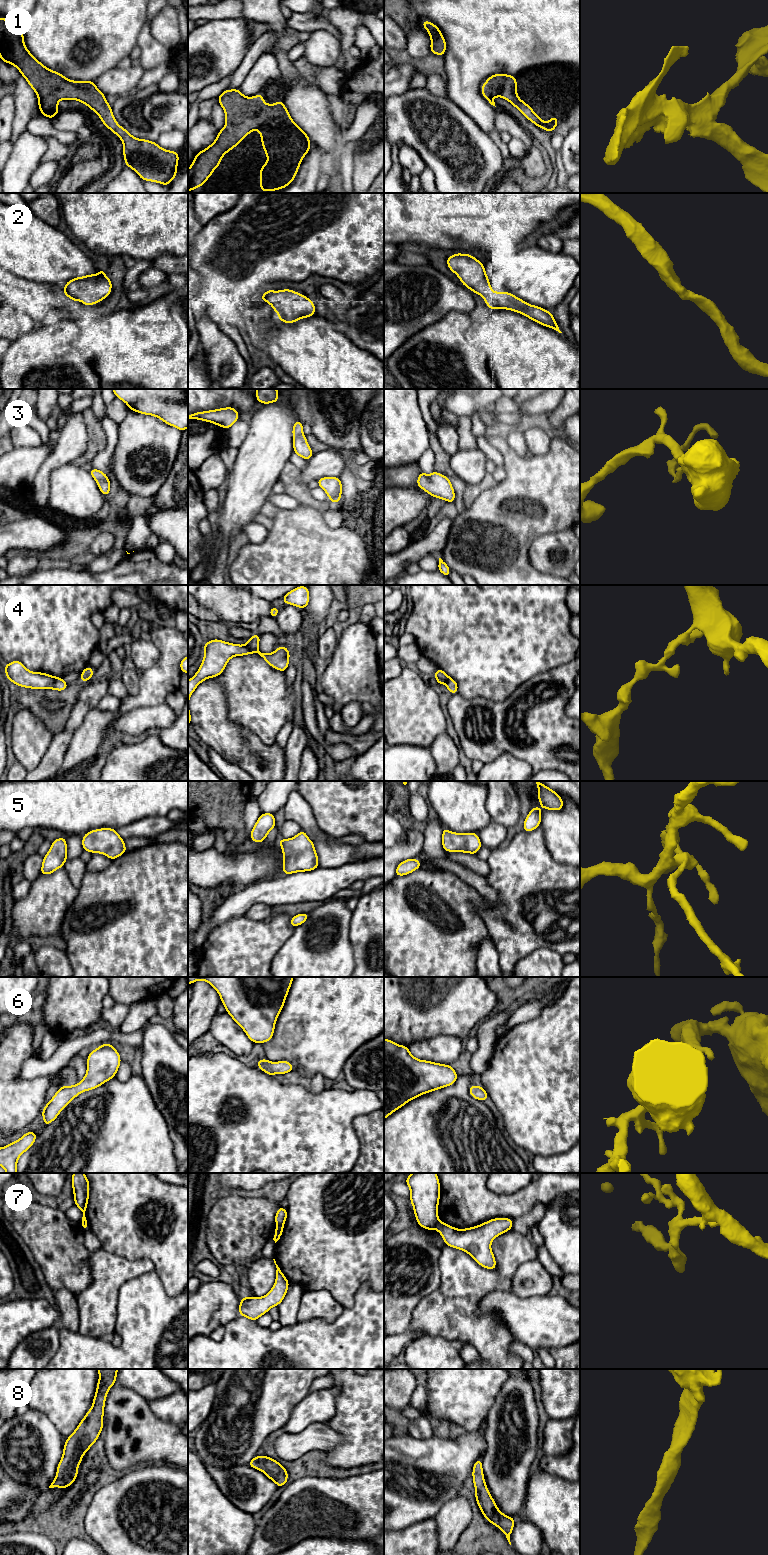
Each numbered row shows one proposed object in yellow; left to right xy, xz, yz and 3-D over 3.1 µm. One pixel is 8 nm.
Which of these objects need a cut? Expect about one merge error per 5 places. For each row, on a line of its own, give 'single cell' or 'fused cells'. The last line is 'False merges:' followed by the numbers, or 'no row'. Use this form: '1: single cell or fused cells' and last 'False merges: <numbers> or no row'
1: single cell
2: single cell
3: single cell
4: fused cells
5: single cell
6: single cell
7: fused cells
8: single cell
False merges: 4, 7

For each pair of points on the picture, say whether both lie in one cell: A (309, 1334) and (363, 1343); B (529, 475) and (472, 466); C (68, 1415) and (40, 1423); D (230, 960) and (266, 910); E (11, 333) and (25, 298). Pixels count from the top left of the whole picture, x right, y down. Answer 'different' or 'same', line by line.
A: same
B: different
C: different
D: different
E: different

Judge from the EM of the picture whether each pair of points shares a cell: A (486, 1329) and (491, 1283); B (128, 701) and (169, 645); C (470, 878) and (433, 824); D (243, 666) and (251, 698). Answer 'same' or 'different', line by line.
A: same
B: same
C: same
D: same

